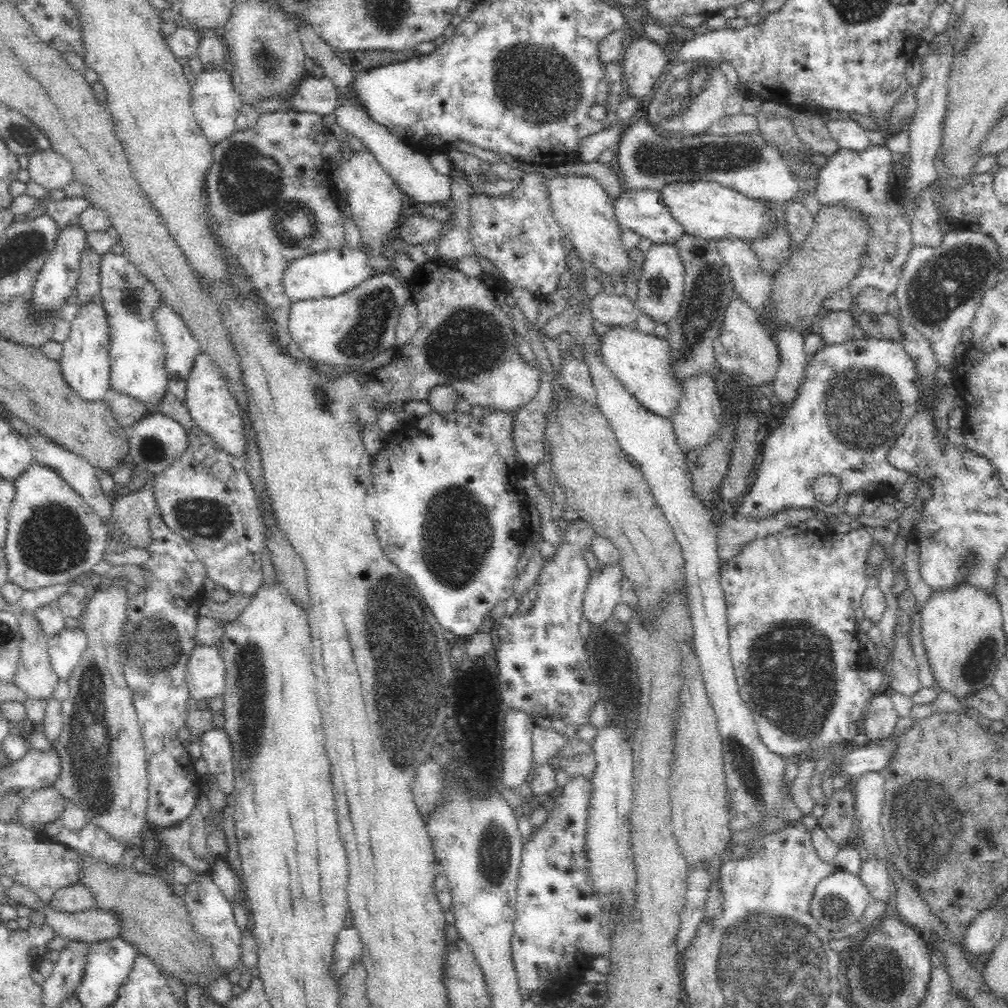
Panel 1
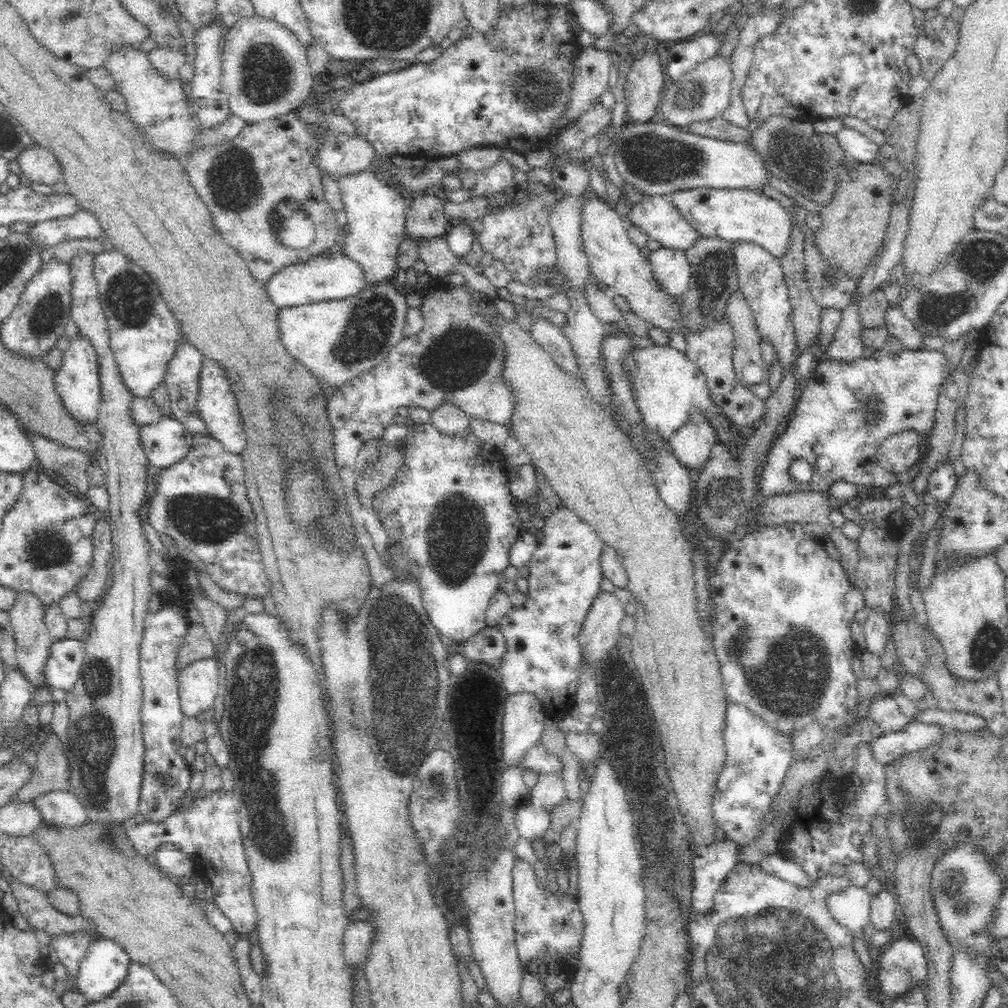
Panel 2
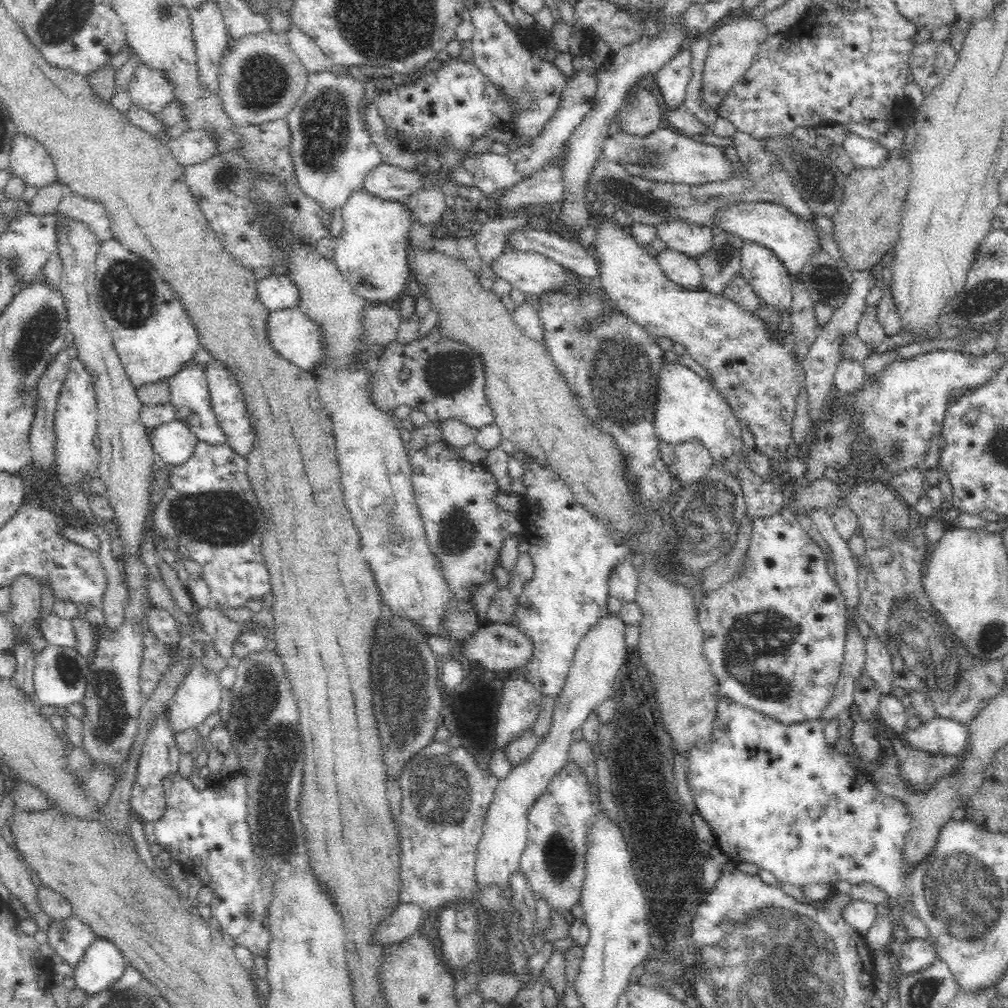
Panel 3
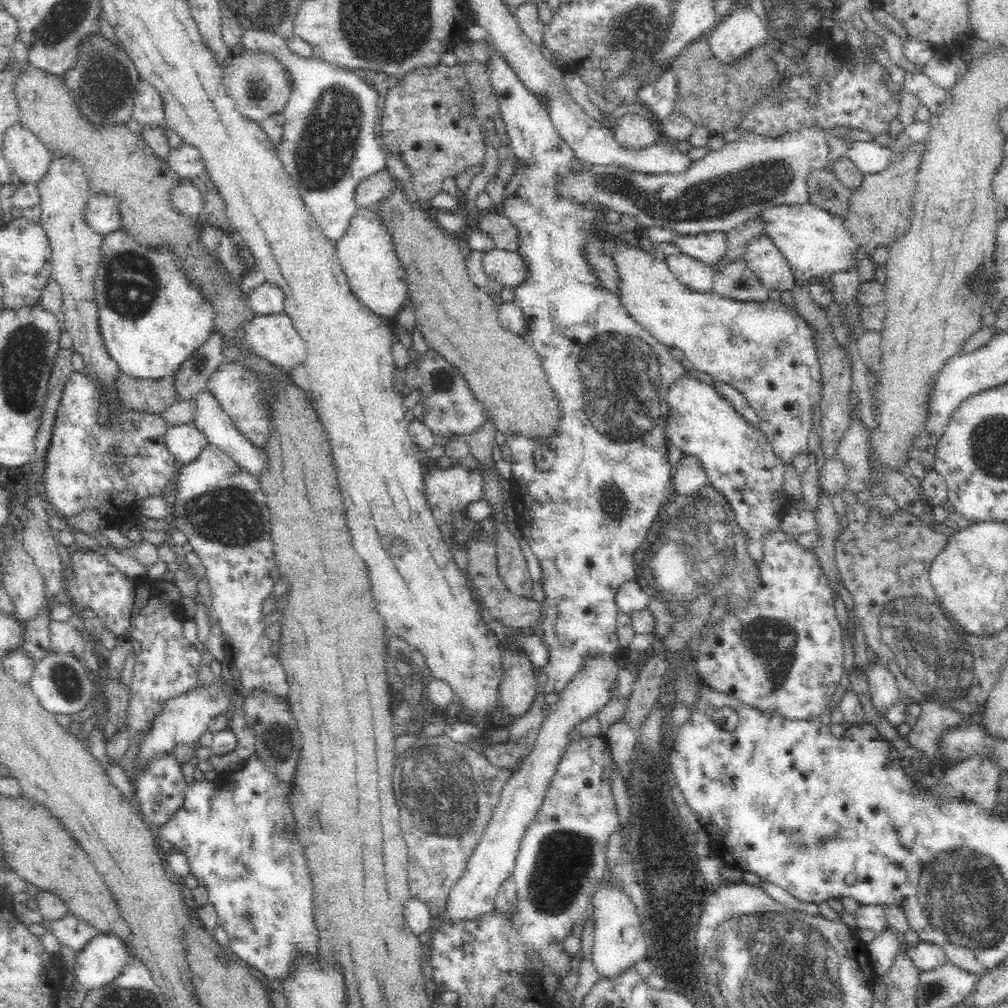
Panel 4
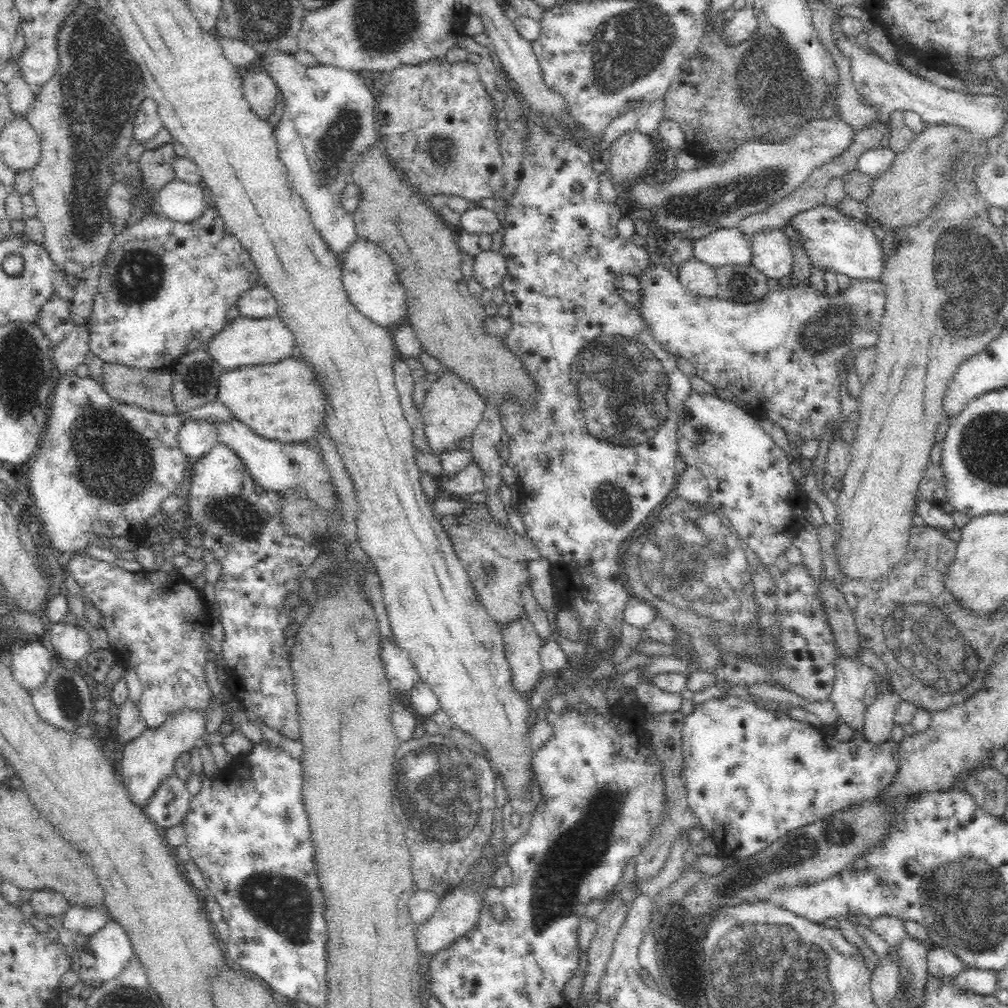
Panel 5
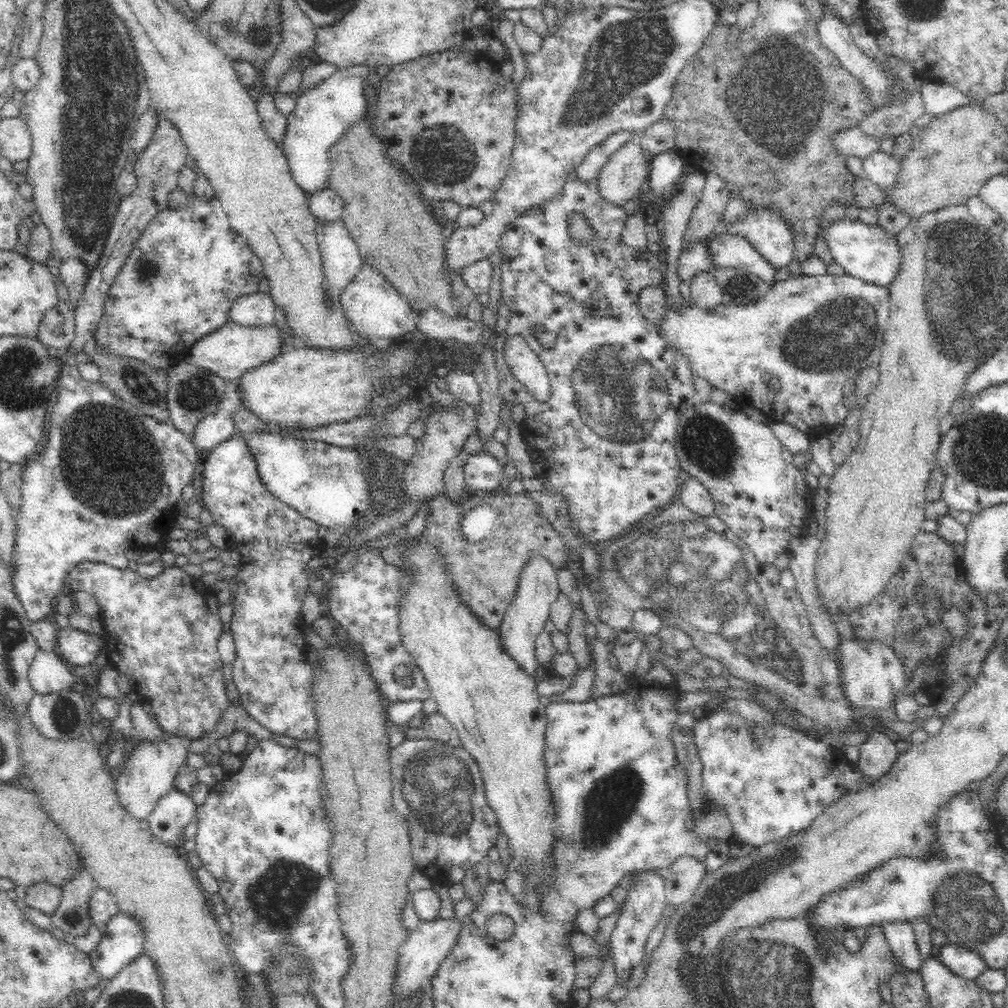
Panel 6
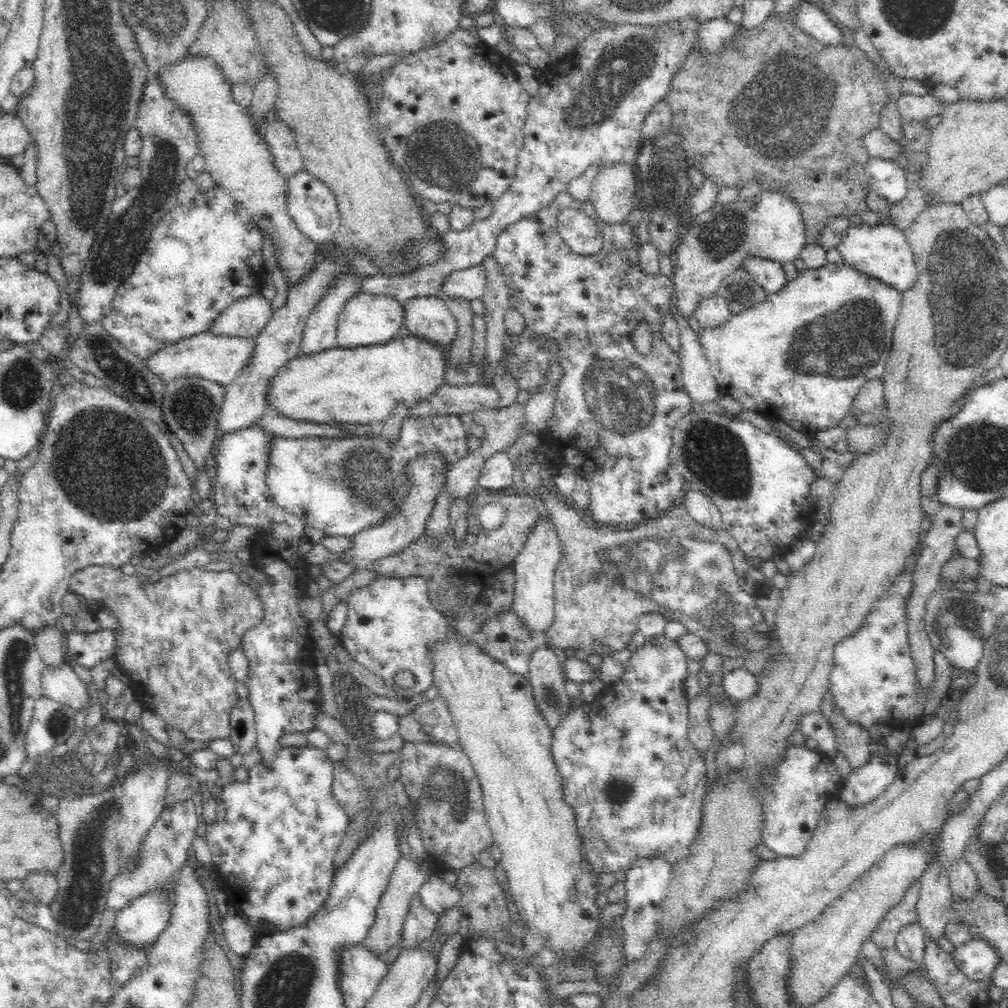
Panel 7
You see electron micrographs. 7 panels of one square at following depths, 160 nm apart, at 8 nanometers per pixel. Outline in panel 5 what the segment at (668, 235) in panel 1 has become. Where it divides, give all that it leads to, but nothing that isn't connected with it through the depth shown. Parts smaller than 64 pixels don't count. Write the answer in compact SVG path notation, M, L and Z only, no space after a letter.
M734 228L714 229L691 242L692 256L711 267L750 265L751 239Z

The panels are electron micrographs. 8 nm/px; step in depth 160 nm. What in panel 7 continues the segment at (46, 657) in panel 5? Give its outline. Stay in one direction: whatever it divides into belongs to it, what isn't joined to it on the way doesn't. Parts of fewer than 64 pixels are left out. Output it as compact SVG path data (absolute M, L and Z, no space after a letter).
M67 662L45 665L41 672L43 696L58 700L76 710L89 708L87 685Z

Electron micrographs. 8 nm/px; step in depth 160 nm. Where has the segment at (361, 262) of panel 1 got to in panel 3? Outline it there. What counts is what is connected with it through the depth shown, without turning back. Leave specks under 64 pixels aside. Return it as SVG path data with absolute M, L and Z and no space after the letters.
M274 274L257 280L258 297L271 311L298 307L302 287L290 275Z

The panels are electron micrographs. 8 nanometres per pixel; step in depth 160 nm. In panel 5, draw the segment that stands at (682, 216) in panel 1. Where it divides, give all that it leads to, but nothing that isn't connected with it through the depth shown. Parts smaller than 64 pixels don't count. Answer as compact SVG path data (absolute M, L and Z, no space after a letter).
M819 204L797 212L787 220L786 229L797 236L797 244L803 250L813 268L846 274L850 279L870 278L879 280L885 260L882 247L866 222L842 214L835 206Z

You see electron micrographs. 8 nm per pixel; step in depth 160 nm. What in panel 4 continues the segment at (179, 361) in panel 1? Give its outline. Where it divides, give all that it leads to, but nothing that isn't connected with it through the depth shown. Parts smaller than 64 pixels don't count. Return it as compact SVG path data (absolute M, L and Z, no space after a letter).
M204 387L198 391L198 394L193 394L190 402L194 404L195 411L193 412L192 423L202 435L206 437L206 443L218 447L222 452L232 457L241 467L248 469L256 478L259 472L265 467L266 457L262 451L262 447L254 447L238 433L238 429L234 427L234 423L230 421L230 417L219 406L216 398Z

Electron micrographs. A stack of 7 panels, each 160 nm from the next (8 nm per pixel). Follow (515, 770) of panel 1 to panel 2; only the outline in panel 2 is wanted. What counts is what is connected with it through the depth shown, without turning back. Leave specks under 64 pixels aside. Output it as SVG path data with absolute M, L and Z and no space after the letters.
M514 694L505 704L502 752L506 766L523 768L526 753L540 743L547 716L533 694Z

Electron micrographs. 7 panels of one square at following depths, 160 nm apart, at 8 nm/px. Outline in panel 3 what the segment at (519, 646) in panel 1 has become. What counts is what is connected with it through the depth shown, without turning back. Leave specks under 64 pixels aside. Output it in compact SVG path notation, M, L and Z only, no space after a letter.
M533 459L523 463L524 475L522 484L526 493L522 496L522 518L524 525L521 533L530 542L528 554L534 565L534 575L523 584L523 591L517 599L510 624L531 643L531 655L516 670L517 676L523 678L544 695L557 699L564 688L570 672L576 650L583 634L608 612L607 597L609 596L609 574L611 568L620 561L627 560L629 543L619 542L617 536L611 536L607 530L586 511L577 505L574 495L563 482L556 478L550 470L544 470Z

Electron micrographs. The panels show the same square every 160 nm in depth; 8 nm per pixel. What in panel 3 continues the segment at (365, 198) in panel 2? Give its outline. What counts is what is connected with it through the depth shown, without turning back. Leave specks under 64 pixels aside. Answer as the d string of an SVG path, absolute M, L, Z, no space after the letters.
M362 188L350 194L341 210L343 230L336 238L332 257L340 274L366 301L396 300L412 278L406 254L411 216L404 201L391 201Z

